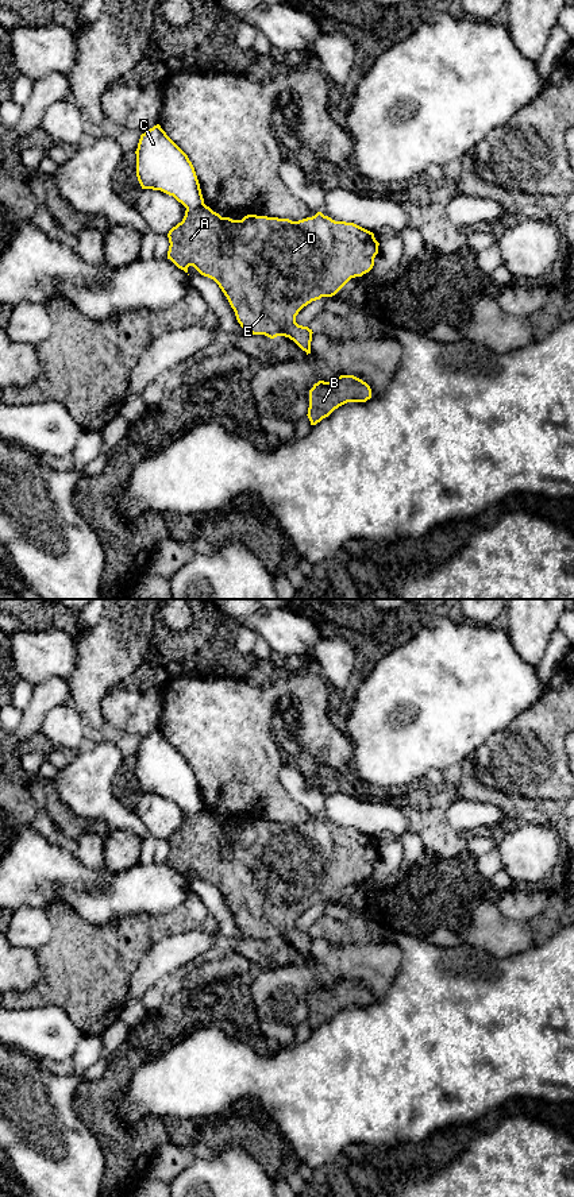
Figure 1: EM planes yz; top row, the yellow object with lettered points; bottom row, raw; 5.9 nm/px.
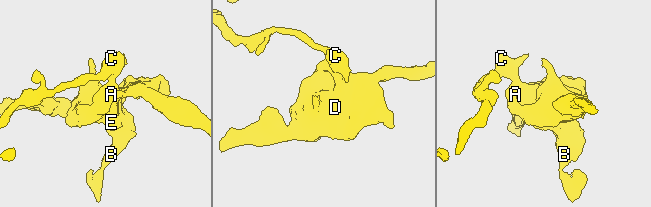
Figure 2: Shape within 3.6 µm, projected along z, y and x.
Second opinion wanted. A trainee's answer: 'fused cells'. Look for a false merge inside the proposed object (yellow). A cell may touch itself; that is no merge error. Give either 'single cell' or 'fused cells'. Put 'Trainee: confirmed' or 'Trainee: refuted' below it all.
fused cells
Trainee: confirmed

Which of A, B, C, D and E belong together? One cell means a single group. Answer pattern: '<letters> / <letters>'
A B D E / C

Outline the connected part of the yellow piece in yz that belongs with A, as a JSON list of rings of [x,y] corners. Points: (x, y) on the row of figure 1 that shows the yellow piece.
[[[207,205],[186,209],[167,238],[167,259],[186,274],[193,266],[213,279],[246,333],[289,337],[307,355],[311,354],[313,332],[298,325],[296,316],[312,301],[332,297],[351,278],[369,273],[380,246],[373,232],[354,223],[335,221],[321,212],[298,221],[257,215],[232,220]]]

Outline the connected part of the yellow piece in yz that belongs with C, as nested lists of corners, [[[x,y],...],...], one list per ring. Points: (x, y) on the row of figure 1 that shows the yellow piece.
[[[159,124],[140,135],[135,154],[142,189],[173,196],[186,209],[205,205],[192,162]]]

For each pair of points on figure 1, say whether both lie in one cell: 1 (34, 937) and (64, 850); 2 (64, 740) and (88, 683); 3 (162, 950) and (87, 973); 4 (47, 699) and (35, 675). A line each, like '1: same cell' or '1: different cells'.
1: different cells
2: different cells
3: different cells
4: different cells

